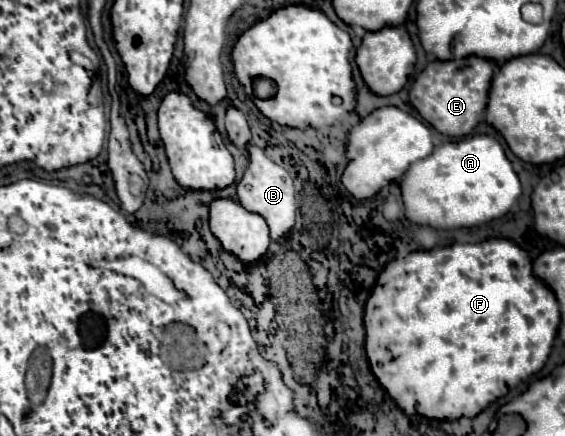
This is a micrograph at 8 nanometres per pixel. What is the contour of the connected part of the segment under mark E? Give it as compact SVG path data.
M470 56L462 60L448 60L448 62L430 62L426 70L414 80L410 88L410 104L418 110L418 114L432 124L444 136L468 136L474 126L480 122L488 90L492 82L492 66L488 60Z

